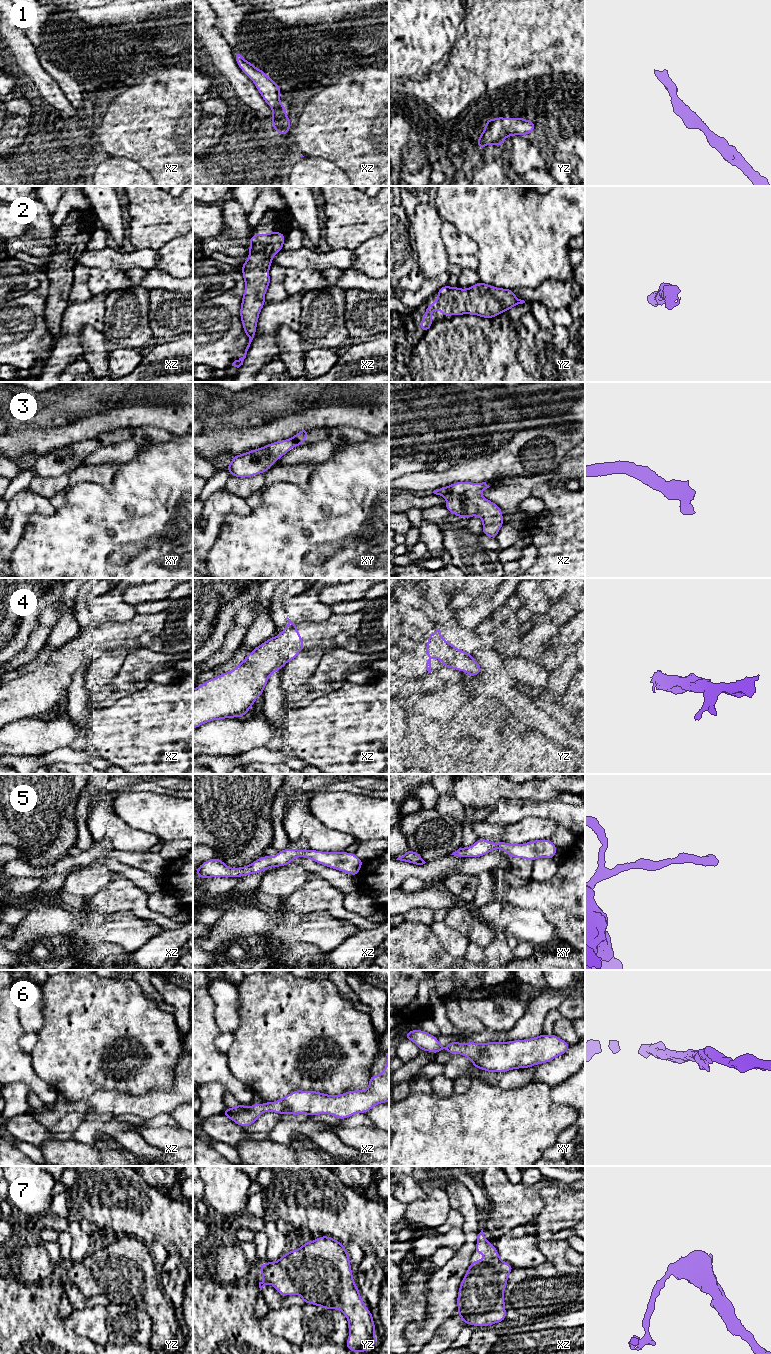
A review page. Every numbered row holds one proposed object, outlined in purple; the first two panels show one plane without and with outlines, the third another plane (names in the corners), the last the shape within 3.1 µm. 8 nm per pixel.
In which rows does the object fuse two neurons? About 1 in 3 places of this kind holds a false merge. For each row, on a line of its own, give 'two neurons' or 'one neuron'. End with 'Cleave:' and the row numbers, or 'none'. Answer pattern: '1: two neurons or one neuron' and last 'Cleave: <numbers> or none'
1: one neuron
2: one neuron
3: one neuron
4: one neuron
5: one neuron
6: one neuron
7: one neuron
Cleave: none

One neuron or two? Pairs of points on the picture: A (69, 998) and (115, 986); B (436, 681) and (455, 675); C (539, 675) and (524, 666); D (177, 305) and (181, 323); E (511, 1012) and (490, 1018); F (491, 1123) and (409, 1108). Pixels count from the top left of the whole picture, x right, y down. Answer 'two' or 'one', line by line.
A: one
B: two
C: one
D: one
E: one
F: one

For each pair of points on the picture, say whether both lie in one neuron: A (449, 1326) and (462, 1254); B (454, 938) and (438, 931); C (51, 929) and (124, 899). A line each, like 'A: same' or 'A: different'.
A: different
B: same
C: different

